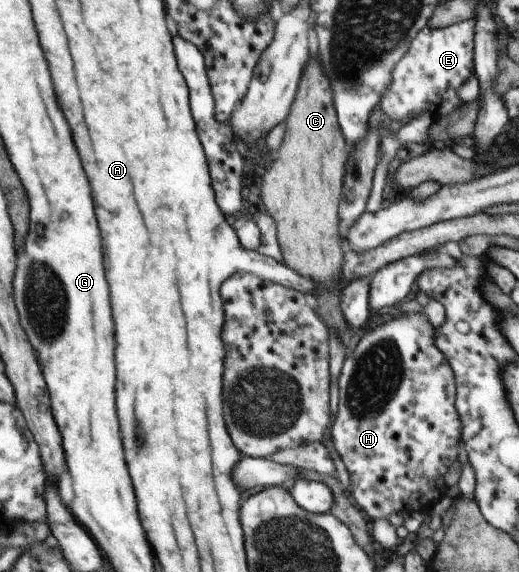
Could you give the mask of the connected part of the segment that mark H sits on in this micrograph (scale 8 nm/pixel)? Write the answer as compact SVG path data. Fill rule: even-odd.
M411 312L393 317L390 321L386 320L381 325L375 327L371 331L367 331L353 351L349 351L343 360L341 370L338 375L338 405L337 411L333 417L332 428L329 429L329 435L334 449L341 459L348 476L348 490L351 493L357 507L359 507L369 520L381 519L387 517L389 513L399 511L415 510L415 507L421 507L423 503L429 501L437 501L443 495L443 481L441 477L445 477L445 473L449 471L449 465L455 461L457 457L457 449L459 449L459 417L457 411L453 407L453 375L451 375L451 367L448 361L445 361L445 355L436 347L436 331L429 323L427 317L421 312Z

